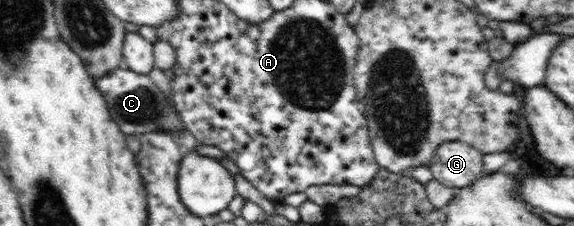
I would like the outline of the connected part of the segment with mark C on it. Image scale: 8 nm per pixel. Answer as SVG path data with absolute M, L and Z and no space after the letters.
M123 66L95 78L97 90L104 96L113 122L120 126L121 132L142 135L155 130L174 133L185 128L179 112L167 102L161 90L151 81L149 75L137 74Z

